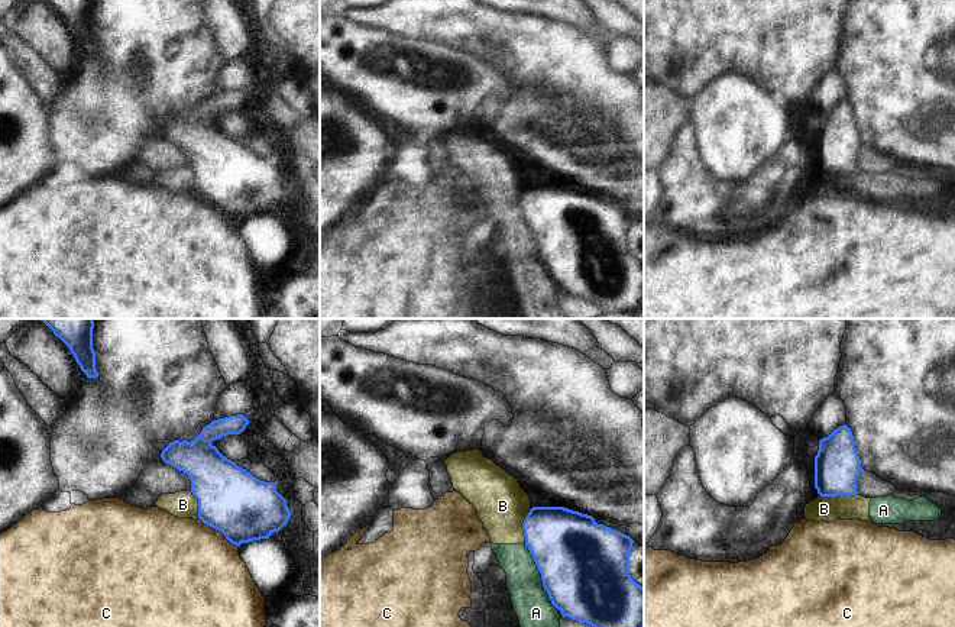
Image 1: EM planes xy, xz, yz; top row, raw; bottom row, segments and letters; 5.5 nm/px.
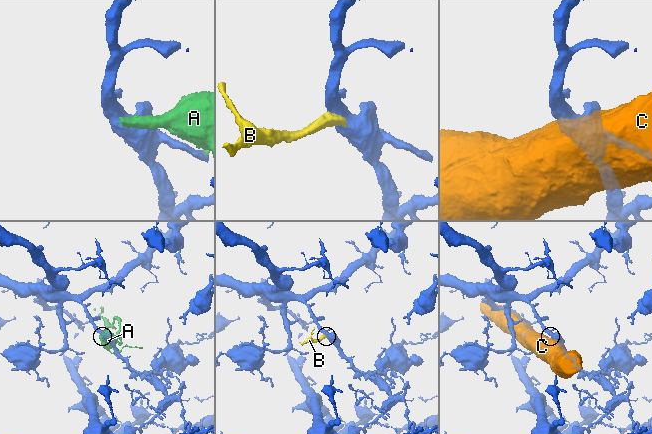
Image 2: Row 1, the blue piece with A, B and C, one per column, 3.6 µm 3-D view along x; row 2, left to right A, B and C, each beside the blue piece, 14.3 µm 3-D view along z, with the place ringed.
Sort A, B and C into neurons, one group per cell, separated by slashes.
A B / C

